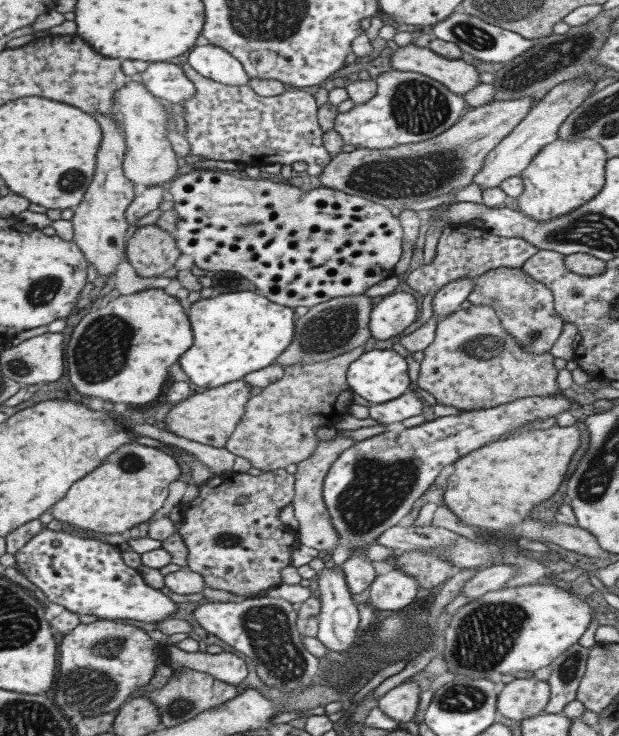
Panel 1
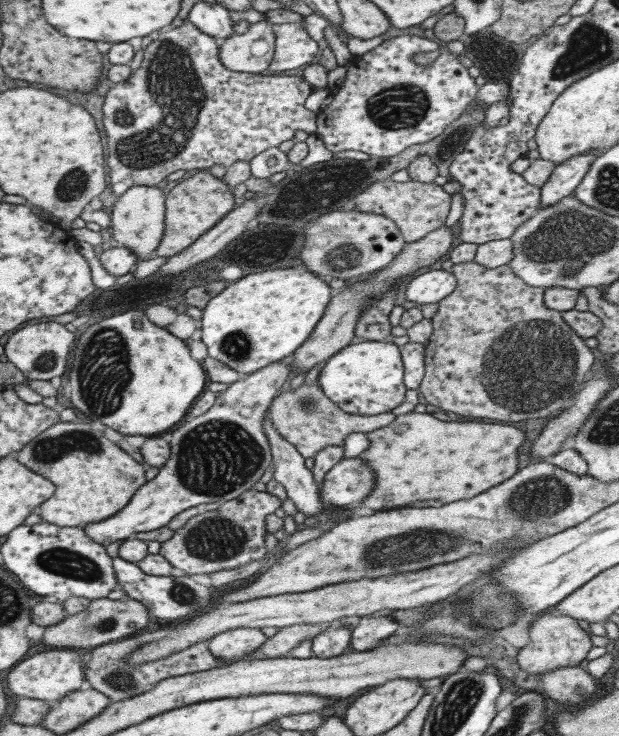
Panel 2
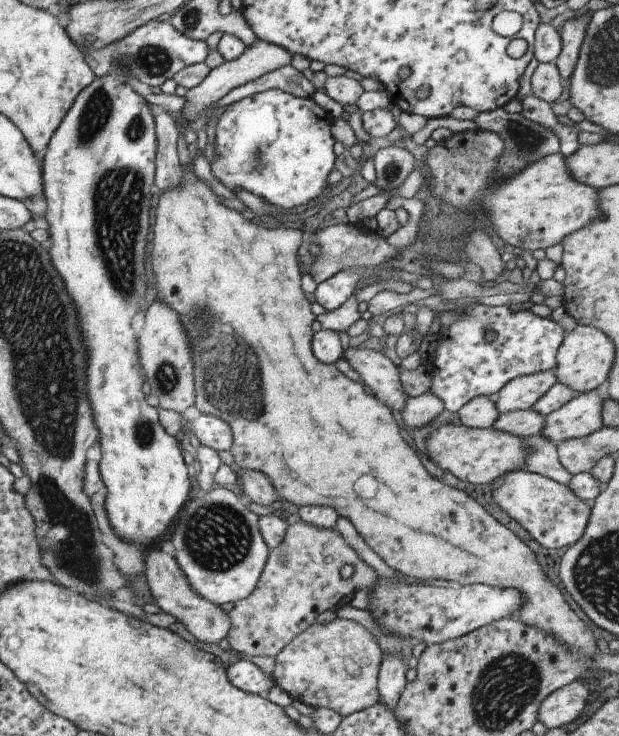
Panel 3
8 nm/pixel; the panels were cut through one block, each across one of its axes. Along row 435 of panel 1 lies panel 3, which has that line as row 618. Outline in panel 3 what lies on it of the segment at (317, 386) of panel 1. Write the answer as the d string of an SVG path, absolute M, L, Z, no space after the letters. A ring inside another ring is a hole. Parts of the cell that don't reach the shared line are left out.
M301 520L286 526L284 538L273 549L268 550L268 556L259 576L255 589L245 599L236 601L228 614L230 630L227 643L230 648L244 656L275 657L295 636L313 625L316 617L326 610L336 611L349 604L350 600L360 590L370 590L378 584L378 575L369 568L355 550L345 542L336 528L318 528ZM344 565L353 566L353 575L347 579L339 575Z

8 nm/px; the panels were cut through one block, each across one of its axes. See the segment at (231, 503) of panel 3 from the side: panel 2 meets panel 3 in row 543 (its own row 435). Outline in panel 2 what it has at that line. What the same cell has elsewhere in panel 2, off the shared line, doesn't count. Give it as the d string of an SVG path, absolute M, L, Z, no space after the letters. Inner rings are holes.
M285 358L241 376L221 391L202 415L178 425L177 430L171 430L169 457L159 467L154 479L145 481L115 514L83 525L85 536L106 547L117 539L127 539L131 534L161 528L182 510L198 504L225 502L251 489L272 460L261 422L289 373L290 363Z

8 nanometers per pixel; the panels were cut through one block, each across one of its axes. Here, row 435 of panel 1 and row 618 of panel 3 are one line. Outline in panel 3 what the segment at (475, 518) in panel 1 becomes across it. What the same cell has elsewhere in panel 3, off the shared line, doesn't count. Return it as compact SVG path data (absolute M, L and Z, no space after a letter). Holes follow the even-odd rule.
M182 170L180 185L161 191L153 202L153 230L151 230L151 268L155 276L155 299L163 305L173 308L178 315L178 322L182 325L183 333L189 337L190 354L192 359L192 382L194 385L194 406L201 413L215 416L227 424L230 429L229 454L233 457L239 469L245 471L258 471L262 473L273 486L279 499L291 502L296 507L306 505L318 505L330 507L337 516L348 518L355 531L361 536L367 546L387 565L387 567L419 580L442 579L443 581L456 581L460 587L482 583L499 587L512 587L519 589L524 595L524 604L513 619L520 619L524 624L534 625L542 631L555 635L567 645L574 653L592 655L597 651L595 640L591 630L579 620L563 599L559 590L549 581L540 570L534 554L525 546L515 534L496 522L483 508L461 490L450 488L441 481L433 479L424 470L417 454L399 436L398 427L389 409L377 403L372 394L365 394L363 384L359 381L352 382L335 368L333 363L321 363L313 358L309 340L313 332L310 325L316 316L311 313L310 303L304 296L300 286L300 271L295 260L299 256L301 247L301 233L298 230L283 228L261 228L259 224L253 224L244 220L240 214L229 210L225 204L221 204L222 197L217 196L209 184L201 182L194 172ZM231 318L233 320L231 320ZM289 354L289 355L287 355ZM295 360L297 362L291 362ZM271 362L271 366L269 366ZM263 364L263 368L261 368ZM247 374L247 384L241 380ZM263 374L263 378L259 376ZM285 402L285 404L283 404ZM285 418L285 420L283 420ZM289 448L289 450L287 450Z

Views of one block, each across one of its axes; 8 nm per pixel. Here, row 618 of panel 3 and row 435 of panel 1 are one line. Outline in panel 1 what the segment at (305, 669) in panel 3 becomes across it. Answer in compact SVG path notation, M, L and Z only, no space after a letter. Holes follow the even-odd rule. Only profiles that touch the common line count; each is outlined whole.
M341 434L333 436L327 442L319 439L315 450L306 459L296 464L294 495L290 503L294 510L294 516L297 519L297 528L295 529L299 533L297 542L298 544L303 544L303 546L315 548L315 550L320 552L320 555L335 545L339 545L340 542L331 526L329 515L322 501L322 482L331 463L339 456L340 452L349 448L353 443L353 440L345 438Z

